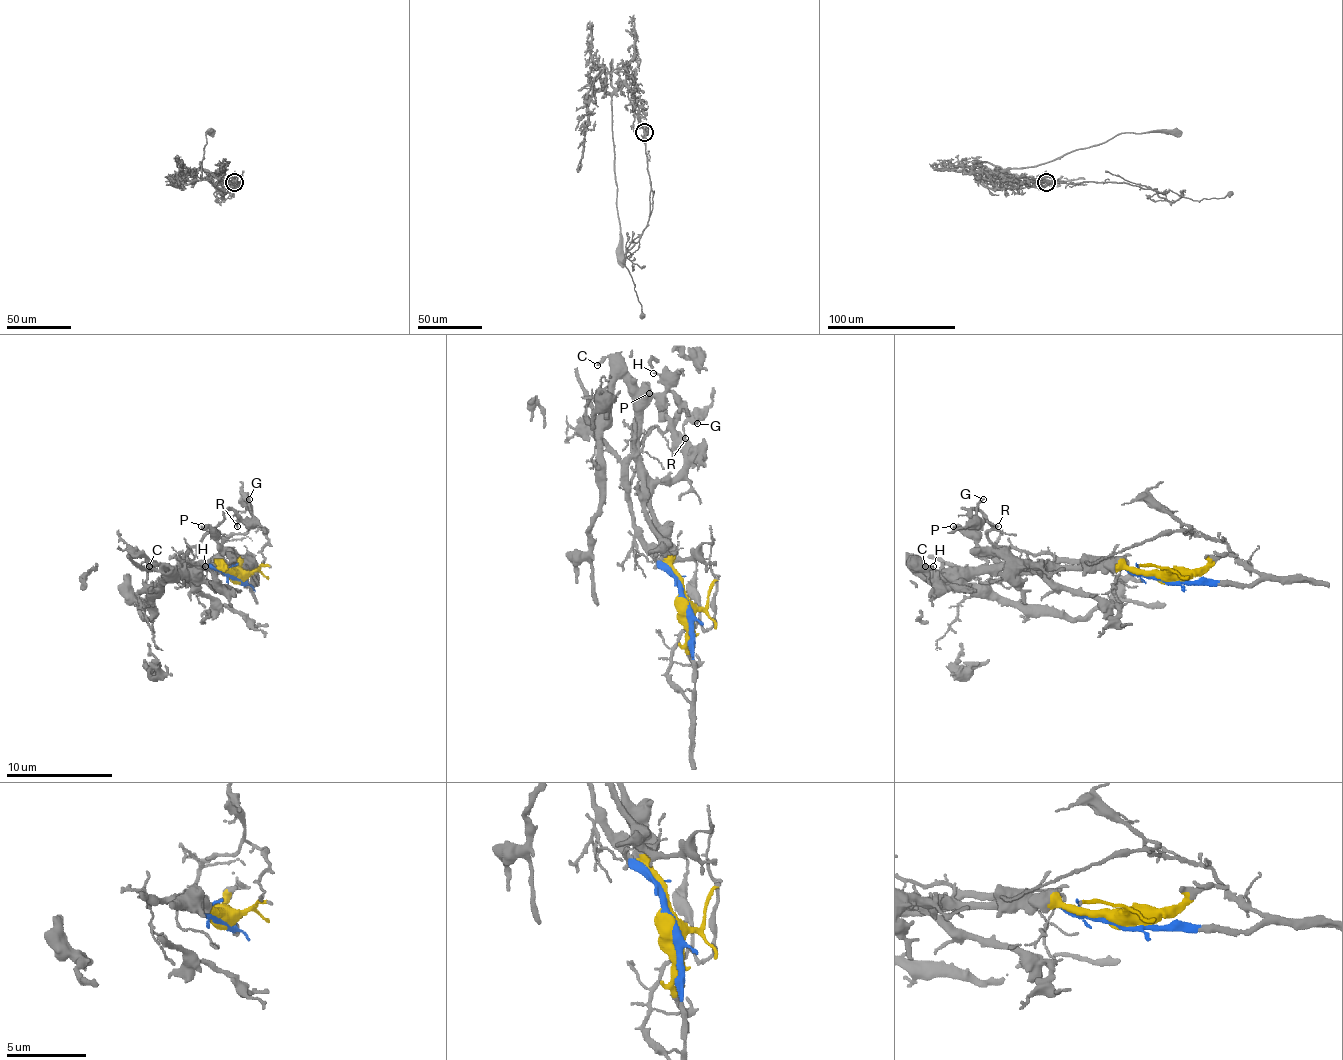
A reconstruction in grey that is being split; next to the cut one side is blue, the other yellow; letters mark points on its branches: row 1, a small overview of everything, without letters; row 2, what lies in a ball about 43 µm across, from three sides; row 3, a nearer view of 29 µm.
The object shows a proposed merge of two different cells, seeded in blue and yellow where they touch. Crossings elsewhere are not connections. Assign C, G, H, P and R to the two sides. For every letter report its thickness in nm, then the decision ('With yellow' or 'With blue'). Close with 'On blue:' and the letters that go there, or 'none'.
C: Thickness 200 nm. With yellow
G: Thickness 160 nm. With blue
H: Thickness 130 nm. With yellow
P: Thickness 280 nm. With yellow
R: Thickness 120 nm. With blue
On blue: G, R

